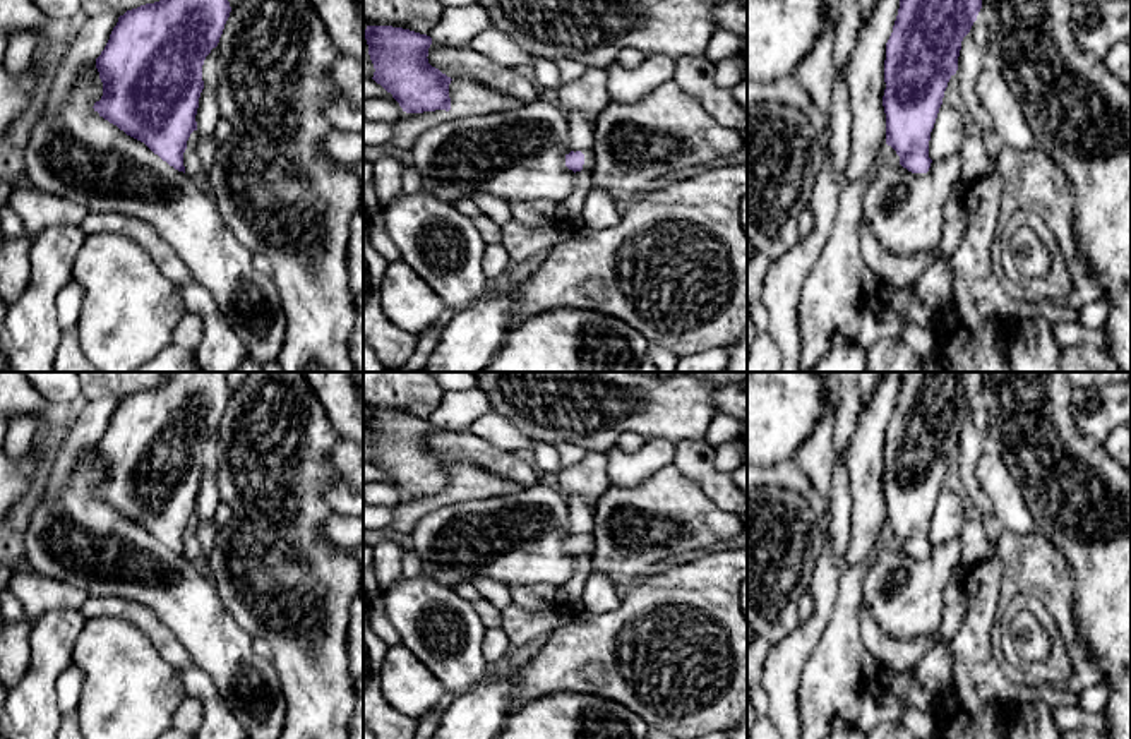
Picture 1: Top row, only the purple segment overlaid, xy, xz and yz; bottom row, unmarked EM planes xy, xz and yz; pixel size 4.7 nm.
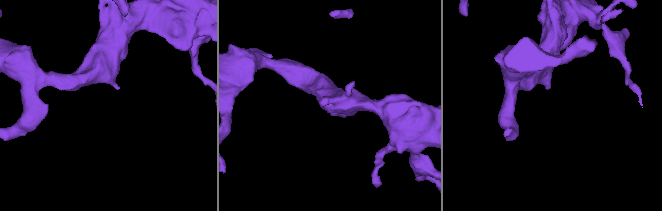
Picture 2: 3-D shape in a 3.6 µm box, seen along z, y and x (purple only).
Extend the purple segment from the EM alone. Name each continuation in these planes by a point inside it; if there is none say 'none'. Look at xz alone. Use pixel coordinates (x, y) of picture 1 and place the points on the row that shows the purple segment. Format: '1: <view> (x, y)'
1: xz (588, 165)

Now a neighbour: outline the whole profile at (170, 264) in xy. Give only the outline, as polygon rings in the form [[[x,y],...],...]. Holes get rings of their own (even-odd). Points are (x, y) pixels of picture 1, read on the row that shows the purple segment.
[[[89,213],[79,226],[86,235],[117,233],[134,240],[151,255],[159,273],[178,288],[197,283],[182,257],[146,221],[117,213]]]

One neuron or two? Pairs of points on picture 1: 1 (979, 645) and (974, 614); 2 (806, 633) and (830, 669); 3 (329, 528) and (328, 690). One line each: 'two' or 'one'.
1: one
2: two
3: two

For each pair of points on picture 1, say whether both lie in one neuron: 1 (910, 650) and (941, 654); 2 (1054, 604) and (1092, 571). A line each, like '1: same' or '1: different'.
1: different
2: different

